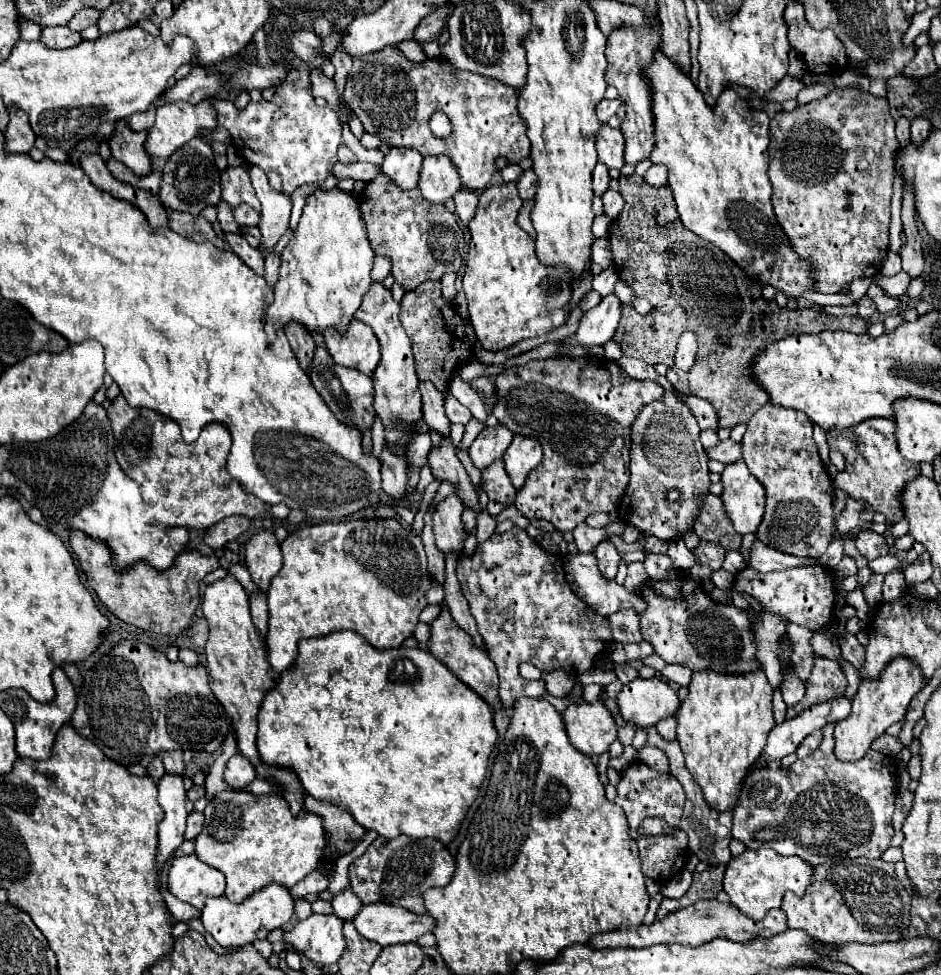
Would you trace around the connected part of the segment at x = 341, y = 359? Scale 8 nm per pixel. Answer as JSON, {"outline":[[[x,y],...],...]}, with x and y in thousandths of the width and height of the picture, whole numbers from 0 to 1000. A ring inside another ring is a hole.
{"outline":[[[382,329],[371,333],[367,346],[345,342],[345,356],[356,372],[379,378],[392,387],[403,372],[403,350],[399,348],[394,335]]]}

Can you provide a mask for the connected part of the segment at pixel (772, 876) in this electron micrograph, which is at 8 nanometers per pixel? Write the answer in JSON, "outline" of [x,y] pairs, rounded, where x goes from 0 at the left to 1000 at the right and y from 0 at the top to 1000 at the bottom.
{"outline":[[[809,869],[804,873],[794,871],[790,877],[779,879],[773,887],[768,914],[775,918],[777,926],[787,932],[798,943],[811,943],[813,936],[821,930],[830,930],[830,922],[834,914],[843,914],[845,918],[853,918],[858,908],[862,906],[864,887],[849,879],[832,879],[821,871]]]}

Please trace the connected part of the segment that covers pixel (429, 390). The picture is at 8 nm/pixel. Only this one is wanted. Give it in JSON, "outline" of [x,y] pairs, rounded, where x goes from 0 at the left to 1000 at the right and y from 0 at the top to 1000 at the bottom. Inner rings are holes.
{"outline":[[[458,391],[445,393],[445,401],[447,401],[447,409],[450,409],[450,432],[460,442],[475,448],[477,446],[477,430],[471,419],[471,413],[473,413],[471,403],[464,401]]]}

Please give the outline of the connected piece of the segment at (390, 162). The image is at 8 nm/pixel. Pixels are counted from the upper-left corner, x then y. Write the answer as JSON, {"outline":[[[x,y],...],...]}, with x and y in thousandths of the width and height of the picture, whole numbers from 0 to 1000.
{"outline":[[[416,151],[416,155],[409,159],[405,175],[409,179],[413,179],[424,192],[441,194],[443,186],[445,186],[447,165],[450,165],[450,161],[441,153]]]}

